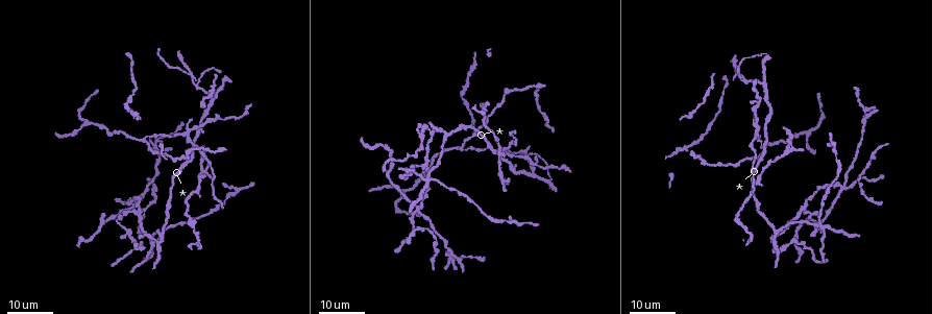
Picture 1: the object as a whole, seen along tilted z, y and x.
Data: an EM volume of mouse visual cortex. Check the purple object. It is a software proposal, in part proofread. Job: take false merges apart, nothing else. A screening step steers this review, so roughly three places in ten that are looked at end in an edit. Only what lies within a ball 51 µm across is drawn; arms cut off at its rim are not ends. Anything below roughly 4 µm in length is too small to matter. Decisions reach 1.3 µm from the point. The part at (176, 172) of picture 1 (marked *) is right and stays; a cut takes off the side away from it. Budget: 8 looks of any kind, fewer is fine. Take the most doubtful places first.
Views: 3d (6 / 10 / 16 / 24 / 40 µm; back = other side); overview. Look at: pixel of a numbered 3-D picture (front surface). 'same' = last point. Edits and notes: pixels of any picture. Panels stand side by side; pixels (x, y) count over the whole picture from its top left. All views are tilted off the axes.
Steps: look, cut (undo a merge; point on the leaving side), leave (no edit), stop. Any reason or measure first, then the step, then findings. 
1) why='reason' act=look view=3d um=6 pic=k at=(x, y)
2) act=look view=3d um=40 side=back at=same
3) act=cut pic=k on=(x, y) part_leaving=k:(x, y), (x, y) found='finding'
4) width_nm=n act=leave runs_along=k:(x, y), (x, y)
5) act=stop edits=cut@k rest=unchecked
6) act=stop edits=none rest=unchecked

why='four or more arms meet' act=look view=3d um=16 pic=1 at=(756, 126)

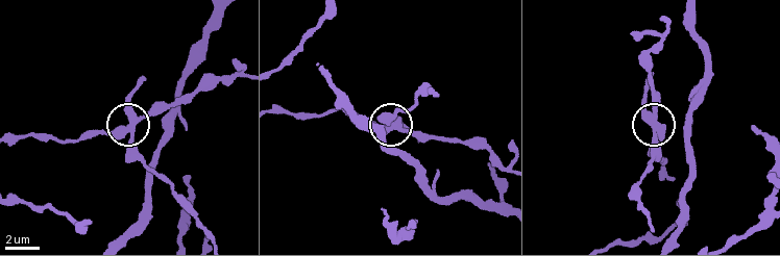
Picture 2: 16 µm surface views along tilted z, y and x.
act=look view=3d um=6 pic=2 at=(658, 126)

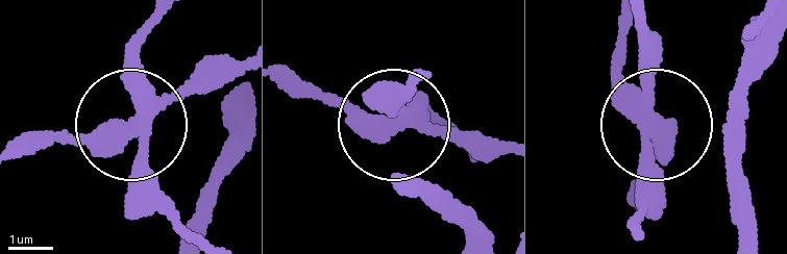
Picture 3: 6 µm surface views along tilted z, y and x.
width_nm=370 act=cut pic=3 on=(152, 177) part_leaving=3:(148, 113), (152, 195), (202, 236) found='a second neuron is stuck on'

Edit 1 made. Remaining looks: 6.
why='looks like a crossing' act=look view=3d um=16 pic=1 at=(736, 74)

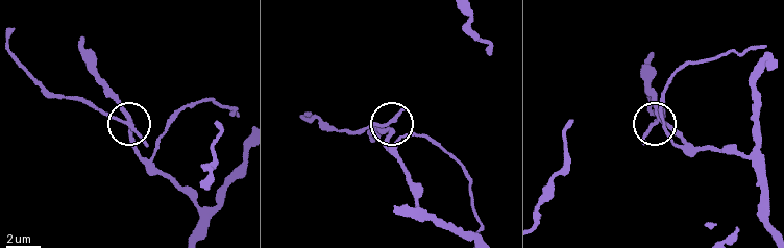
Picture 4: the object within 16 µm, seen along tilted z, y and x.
why='closer look' act=look view=3d um=6 pic=4 at=(388, 122)

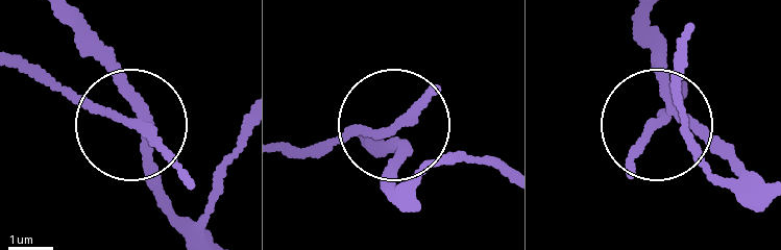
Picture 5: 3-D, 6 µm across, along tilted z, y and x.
why='from behind' act=look view=3d um=6 side=back pic=5 at=(134, 124)

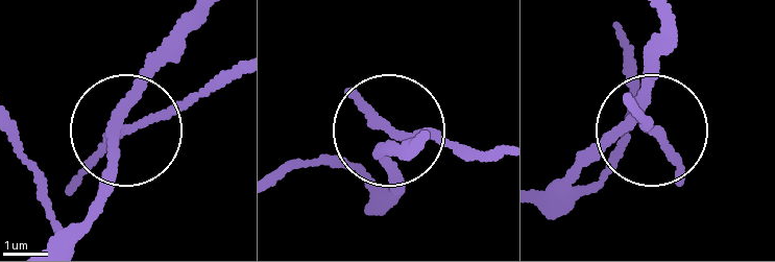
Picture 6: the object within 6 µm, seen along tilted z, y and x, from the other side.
arms=4 act=leave runs_along=6:(66, 240), (96, 200), (128, 96), (194, 23) found='all the same neuron'

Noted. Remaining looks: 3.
why='four or more arms meet' act=look view=3d um=24 pic=1 at=(430, 177)

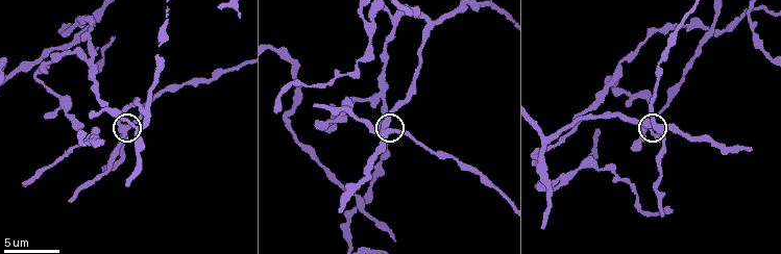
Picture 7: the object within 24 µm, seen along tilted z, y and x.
act=look view=3d um=10 pic=7 at=(388, 132)

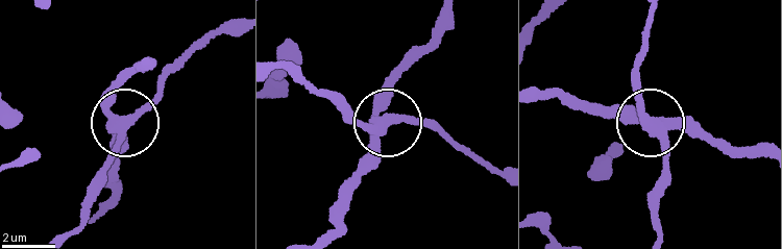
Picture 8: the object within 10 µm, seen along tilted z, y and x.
why='from behind' act=look view=3d um=10 side=back pic=8 at=(125, 122)

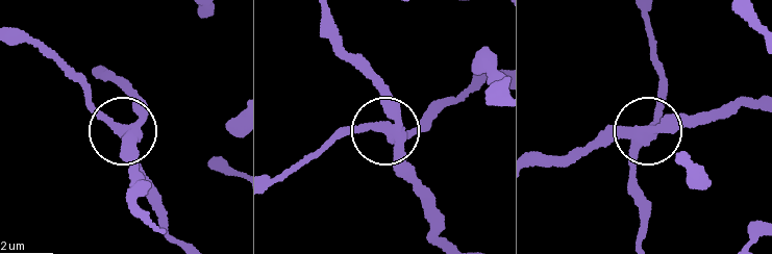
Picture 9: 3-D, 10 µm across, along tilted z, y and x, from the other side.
arms=4 act=leave runs_along=9:(325, 22), (379, 93), (393, 163), (416, 191) found='one neuron here'

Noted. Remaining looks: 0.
act=stop edits=cut@3 rest=unchecked

